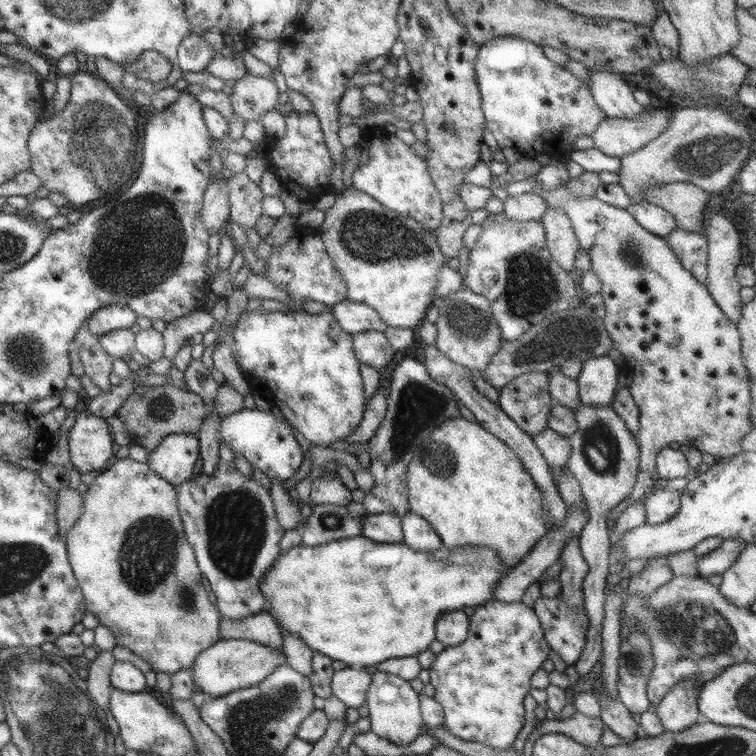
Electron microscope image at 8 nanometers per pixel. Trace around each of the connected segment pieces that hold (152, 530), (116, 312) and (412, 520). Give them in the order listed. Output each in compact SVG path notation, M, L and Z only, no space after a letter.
M130 457L118 459L104 471L100 471L96 479L89 484L88 491L83 494L84 513L80 516L80 521L69 530L65 539L69 561L78 584L83 590L87 611L93 612L98 617L100 625L107 626L112 630L117 645L128 648L132 653L146 660L154 672L160 671L170 675L179 670L192 669L196 657L220 641L220 625L223 621L217 605L208 599L209 588L197 565L195 550L186 540L183 522L180 512L178 512L176 493L175 485L156 474L148 463L138 462Z
M109 304L104 308L97 309L87 320L90 332L97 337L112 330L130 328L136 322L138 315L129 306Z
M415 513L402 517L402 528L404 542L416 552L436 552L444 547L432 525Z

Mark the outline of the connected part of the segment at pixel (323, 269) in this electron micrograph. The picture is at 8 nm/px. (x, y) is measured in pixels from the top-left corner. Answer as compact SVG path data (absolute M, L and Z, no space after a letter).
M292 236L283 247L273 247L270 256L265 260L264 271L267 273L262 276L284 289L291 296L293 305L302 307L302 301L314 300L333 306L347 299L347 284L320 237L298 240L298 236Z

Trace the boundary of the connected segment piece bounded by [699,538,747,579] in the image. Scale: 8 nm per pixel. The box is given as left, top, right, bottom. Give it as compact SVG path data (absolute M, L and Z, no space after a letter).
M735 538L723 539L722 544L701 557L699 569L702 577L709 579L714 575L724 574L736 562L740 553L747 547L747 542Z

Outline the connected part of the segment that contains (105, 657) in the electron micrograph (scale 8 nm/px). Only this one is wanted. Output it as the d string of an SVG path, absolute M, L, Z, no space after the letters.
M102 651L98 657L92 660L87 678L89 696L96 706L101 709L110 709L110 699L113 686L111 685L111 670L114 659L112 651Z

